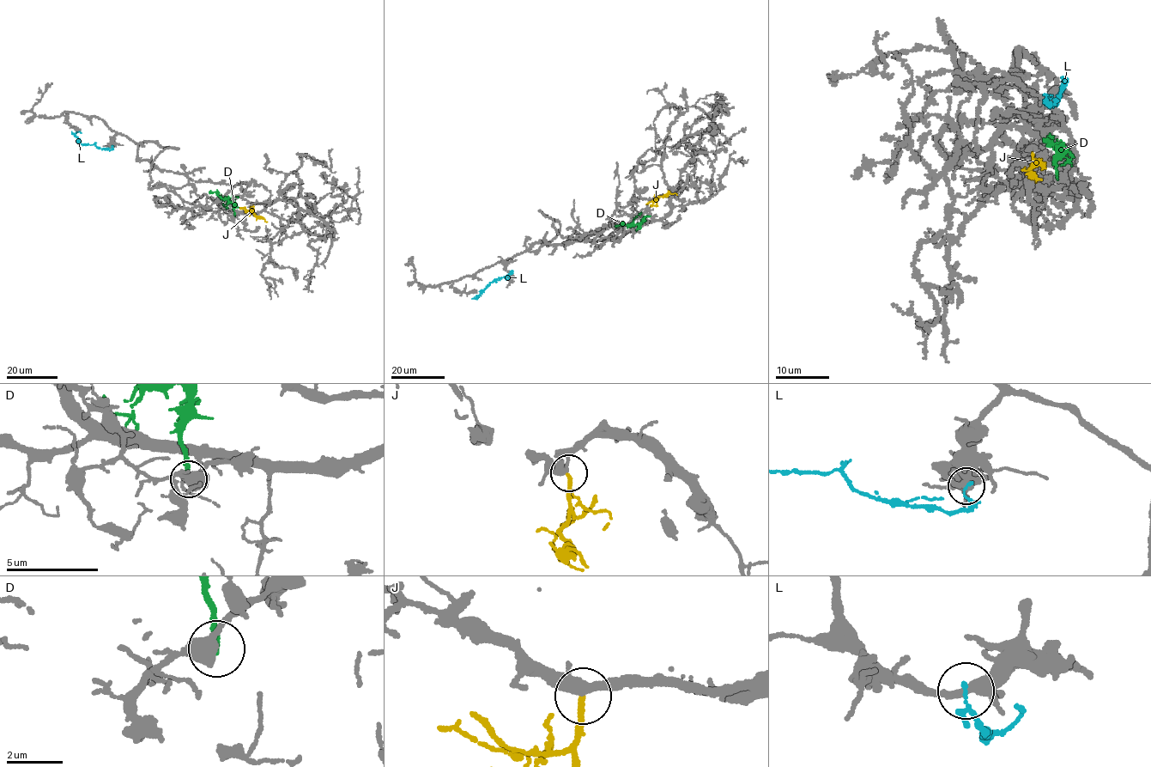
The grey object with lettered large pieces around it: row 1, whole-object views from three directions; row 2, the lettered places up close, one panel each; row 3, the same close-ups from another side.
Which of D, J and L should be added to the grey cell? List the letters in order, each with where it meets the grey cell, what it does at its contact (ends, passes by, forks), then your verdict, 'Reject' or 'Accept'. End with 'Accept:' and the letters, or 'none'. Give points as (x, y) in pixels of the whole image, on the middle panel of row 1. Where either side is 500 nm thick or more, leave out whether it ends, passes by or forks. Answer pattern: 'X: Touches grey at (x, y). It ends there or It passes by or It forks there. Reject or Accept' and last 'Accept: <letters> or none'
D: Touches grey at (649, 216). It ends there. Reject
J: Touches grey at (656, 199). It ends there. Accept
L: Touches grey at (511, 272). It ends there. Reject
Accept: J

